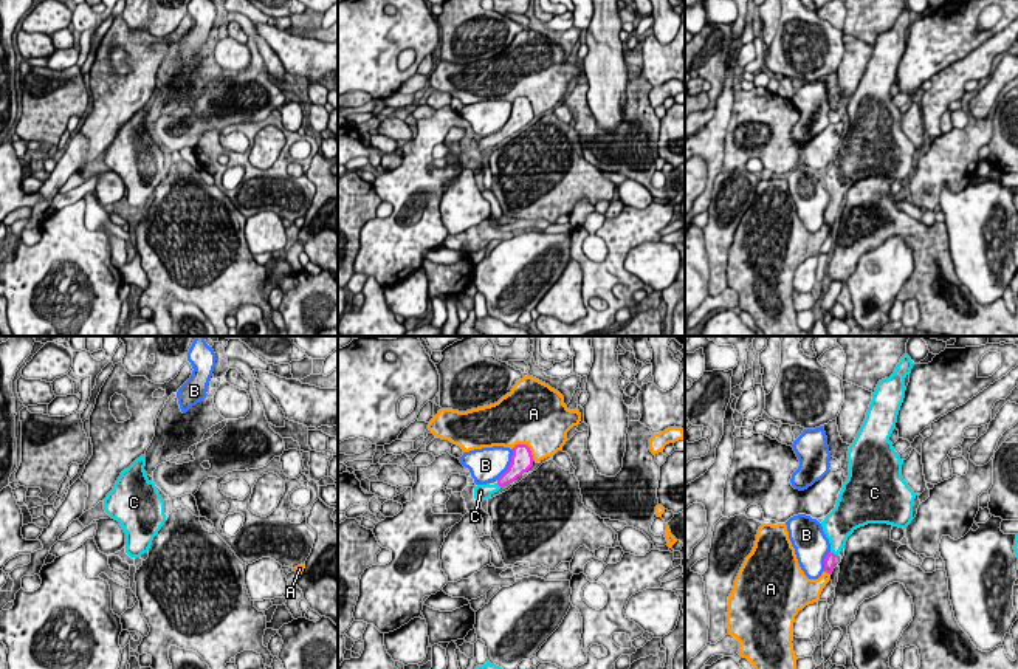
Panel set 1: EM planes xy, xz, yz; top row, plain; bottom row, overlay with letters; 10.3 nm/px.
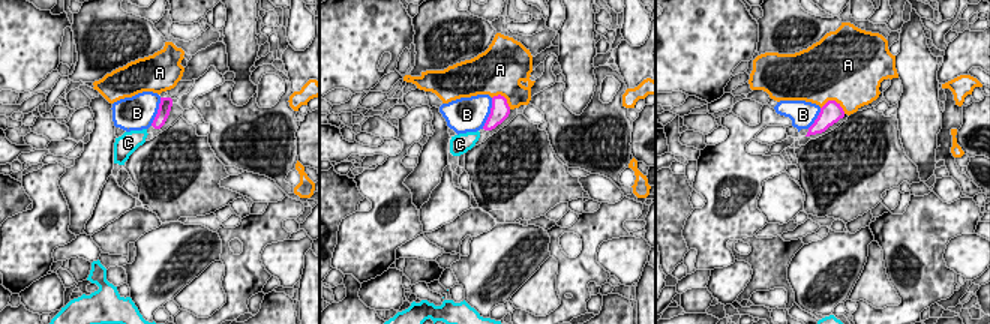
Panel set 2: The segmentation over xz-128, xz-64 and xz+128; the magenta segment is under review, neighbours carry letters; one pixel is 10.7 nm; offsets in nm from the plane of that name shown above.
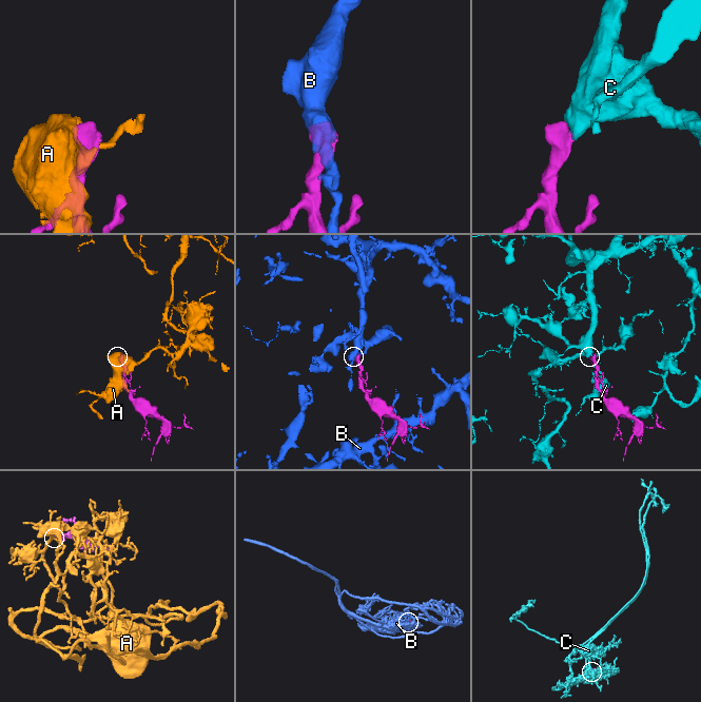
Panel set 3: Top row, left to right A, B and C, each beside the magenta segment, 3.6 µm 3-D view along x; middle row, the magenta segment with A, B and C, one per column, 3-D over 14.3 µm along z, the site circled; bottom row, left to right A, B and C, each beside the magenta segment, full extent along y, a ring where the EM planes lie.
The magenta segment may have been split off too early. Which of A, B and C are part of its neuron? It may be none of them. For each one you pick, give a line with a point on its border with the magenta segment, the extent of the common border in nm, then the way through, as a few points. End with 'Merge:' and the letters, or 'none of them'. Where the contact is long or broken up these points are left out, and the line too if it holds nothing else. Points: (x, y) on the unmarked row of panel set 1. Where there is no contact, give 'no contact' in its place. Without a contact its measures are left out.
C: yz (832, 206) | 100 nm | across yz (829, 214), (832, 206), (837, 183)
Merge: C

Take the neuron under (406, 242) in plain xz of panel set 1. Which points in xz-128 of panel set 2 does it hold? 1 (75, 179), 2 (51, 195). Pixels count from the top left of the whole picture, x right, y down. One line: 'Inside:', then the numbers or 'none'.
Inside: 2

